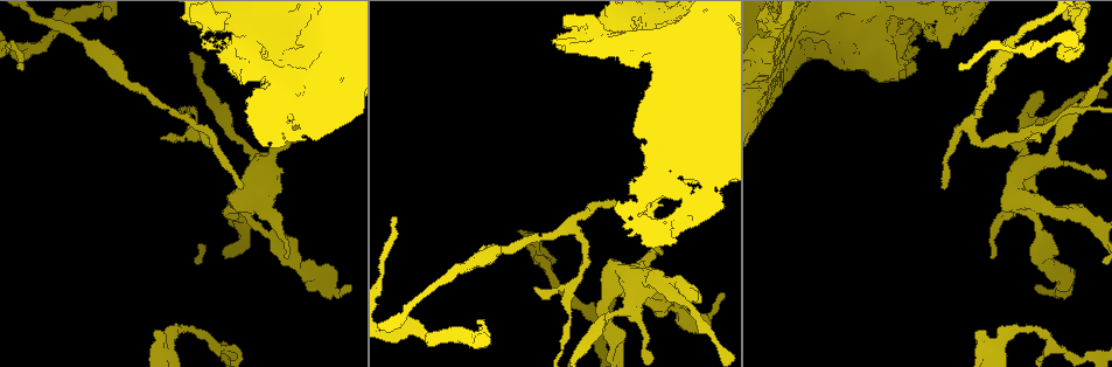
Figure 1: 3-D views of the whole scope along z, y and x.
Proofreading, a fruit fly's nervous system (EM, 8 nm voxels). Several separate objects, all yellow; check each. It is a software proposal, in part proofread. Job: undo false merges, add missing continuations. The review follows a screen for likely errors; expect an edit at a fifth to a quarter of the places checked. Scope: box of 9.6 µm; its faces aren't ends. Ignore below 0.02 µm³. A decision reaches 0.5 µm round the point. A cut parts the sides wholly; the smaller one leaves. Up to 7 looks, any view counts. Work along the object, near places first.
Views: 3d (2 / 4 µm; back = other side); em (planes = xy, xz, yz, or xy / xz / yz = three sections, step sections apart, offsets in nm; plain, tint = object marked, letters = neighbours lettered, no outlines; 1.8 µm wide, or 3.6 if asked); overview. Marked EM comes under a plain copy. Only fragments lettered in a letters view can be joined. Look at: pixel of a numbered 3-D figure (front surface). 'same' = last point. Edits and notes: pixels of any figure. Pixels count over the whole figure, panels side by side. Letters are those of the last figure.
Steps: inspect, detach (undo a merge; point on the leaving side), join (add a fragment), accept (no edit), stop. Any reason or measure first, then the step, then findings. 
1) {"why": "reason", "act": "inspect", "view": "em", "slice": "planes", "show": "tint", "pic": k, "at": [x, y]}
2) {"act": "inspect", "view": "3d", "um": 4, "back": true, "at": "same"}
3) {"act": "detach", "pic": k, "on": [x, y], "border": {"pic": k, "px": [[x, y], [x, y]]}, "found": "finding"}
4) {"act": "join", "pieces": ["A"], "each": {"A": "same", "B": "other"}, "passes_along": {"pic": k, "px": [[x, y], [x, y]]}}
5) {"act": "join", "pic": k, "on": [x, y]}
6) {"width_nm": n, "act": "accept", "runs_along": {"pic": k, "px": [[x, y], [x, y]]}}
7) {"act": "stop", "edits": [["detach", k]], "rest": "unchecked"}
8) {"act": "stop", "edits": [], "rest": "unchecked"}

{"why": "free end", "act": "inspect", "view": "3d", "um": 2, "pic": 1, "at": [697, 301]}

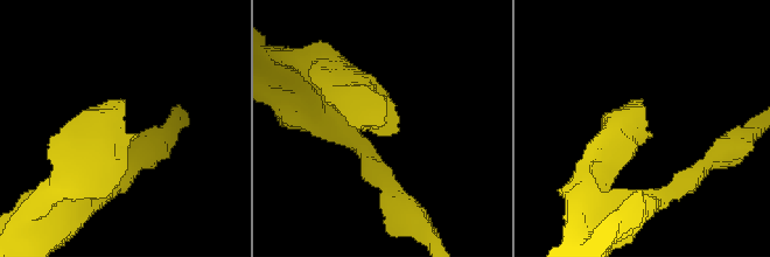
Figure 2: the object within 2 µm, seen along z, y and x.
{"act": "inspect", "view": "em", "slice": "planes", "show": "letters", "pic": 2, "at": [380, 122]}

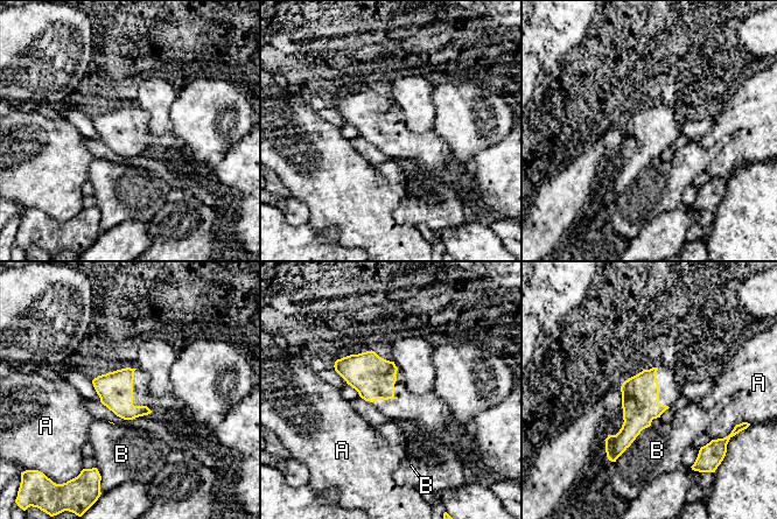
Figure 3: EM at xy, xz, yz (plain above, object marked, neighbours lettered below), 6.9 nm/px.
{"width_nm": 240, "act": "accept", "each": {"A": "other", "B": "other"}, "border": {"pic": 3, "px": [[650, 425], [641, 432], [615, 462]]}, "found": "no lettered fragment goes on from it"}

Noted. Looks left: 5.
{"why": "free end", "act": "inspect", "view": "3d", "um": 2, "back": true, "pic": 1, "at": [943, 187]}

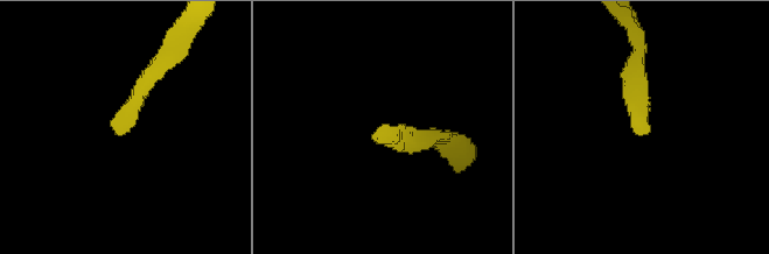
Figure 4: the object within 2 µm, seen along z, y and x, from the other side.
{"why": "now the EM", "act": "inspect", "view": "em", "um": 3.6, "slice": "yz", "step": 4, "show": "letters", "pic": 4, "at": [649, 131]}

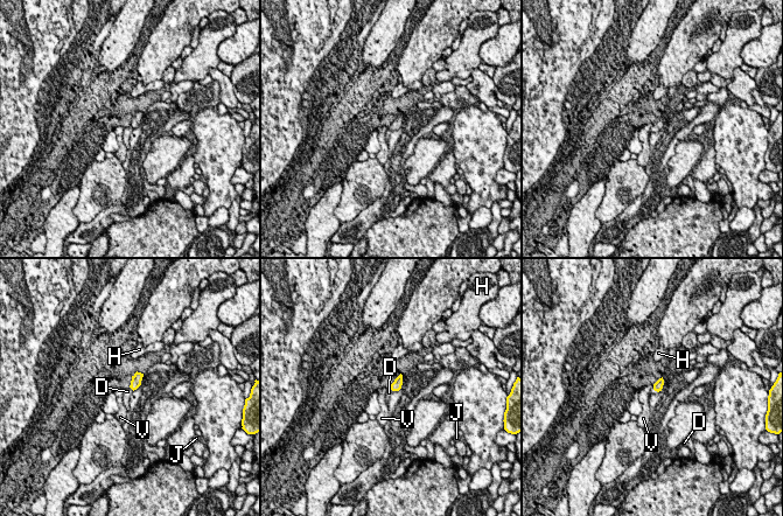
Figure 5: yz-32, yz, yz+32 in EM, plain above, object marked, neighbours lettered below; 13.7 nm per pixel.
{"why": "cut it another way", "act": "inspect", "view": "em", "um": 3.6, "slice": "planes", "show": "letters", "at": "same"}

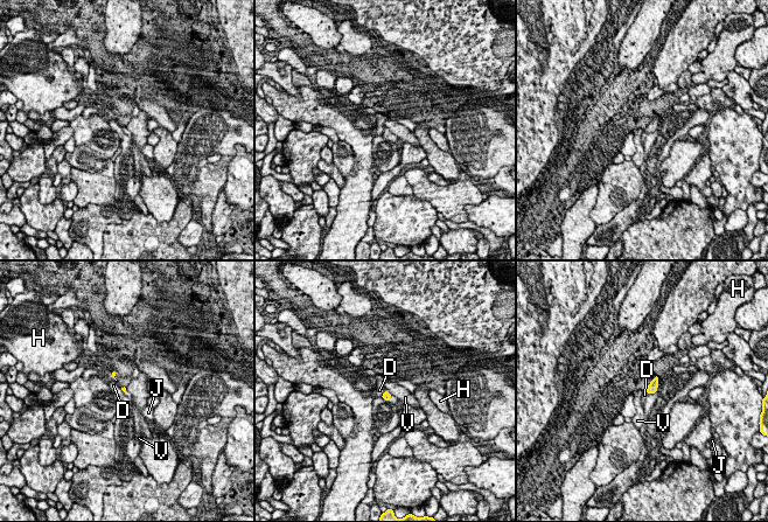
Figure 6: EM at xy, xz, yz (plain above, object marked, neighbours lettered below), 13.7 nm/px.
{"act": "join", "pieces": ["J"], "each": {"D": "other", "H": "other", "J": "same", "V": "other"}, "passes_along": {"pic": 6, "px": [[386, 396], [389, 398], [395, 401]]}, "found": "it goes on there"}

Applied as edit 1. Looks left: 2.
{"act": "stop", "edits": [["join", 6]], "rest": "unchecked"}

